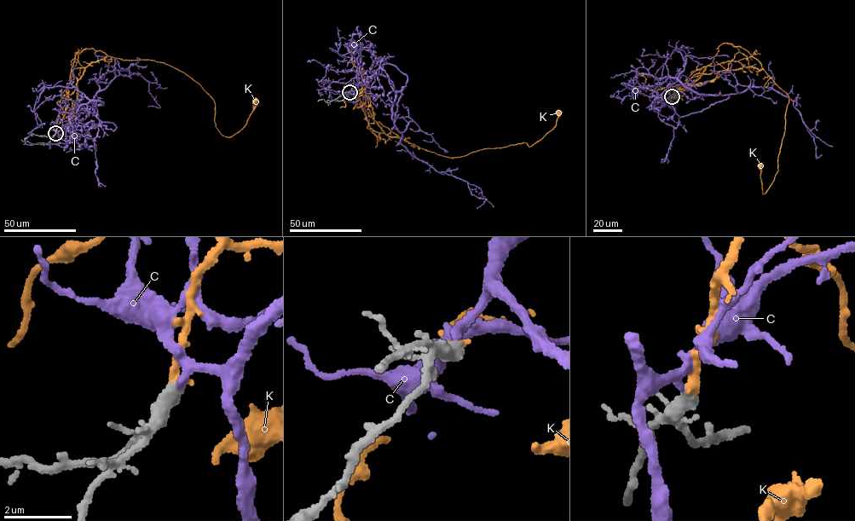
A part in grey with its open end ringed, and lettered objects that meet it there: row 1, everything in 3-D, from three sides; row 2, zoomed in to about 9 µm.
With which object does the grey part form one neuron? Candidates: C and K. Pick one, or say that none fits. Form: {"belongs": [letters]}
{"belongs": ["K"]}

